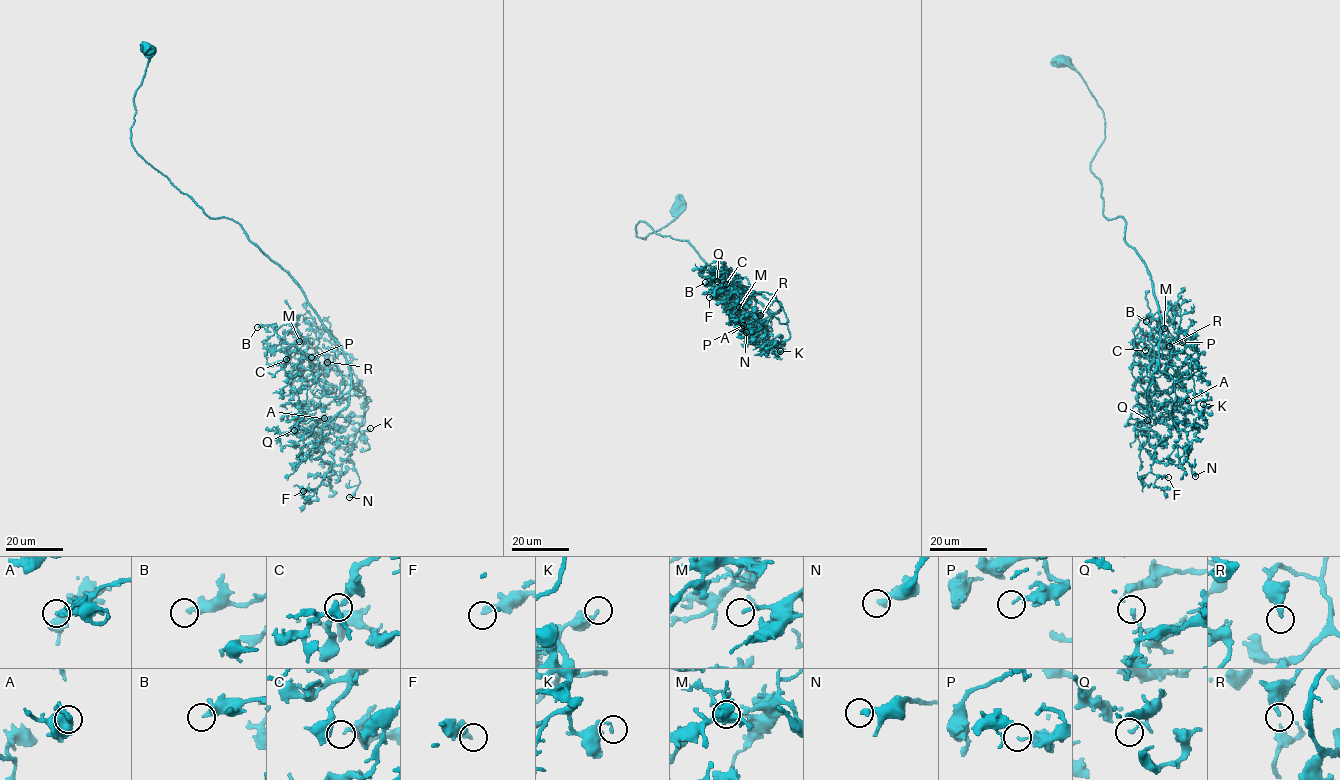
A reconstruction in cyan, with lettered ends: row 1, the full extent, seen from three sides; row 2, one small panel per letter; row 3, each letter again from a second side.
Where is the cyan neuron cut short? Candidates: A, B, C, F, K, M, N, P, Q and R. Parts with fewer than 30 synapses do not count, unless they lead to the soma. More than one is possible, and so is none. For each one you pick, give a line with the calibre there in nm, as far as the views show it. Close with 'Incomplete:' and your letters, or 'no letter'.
Incomplete: no letter

